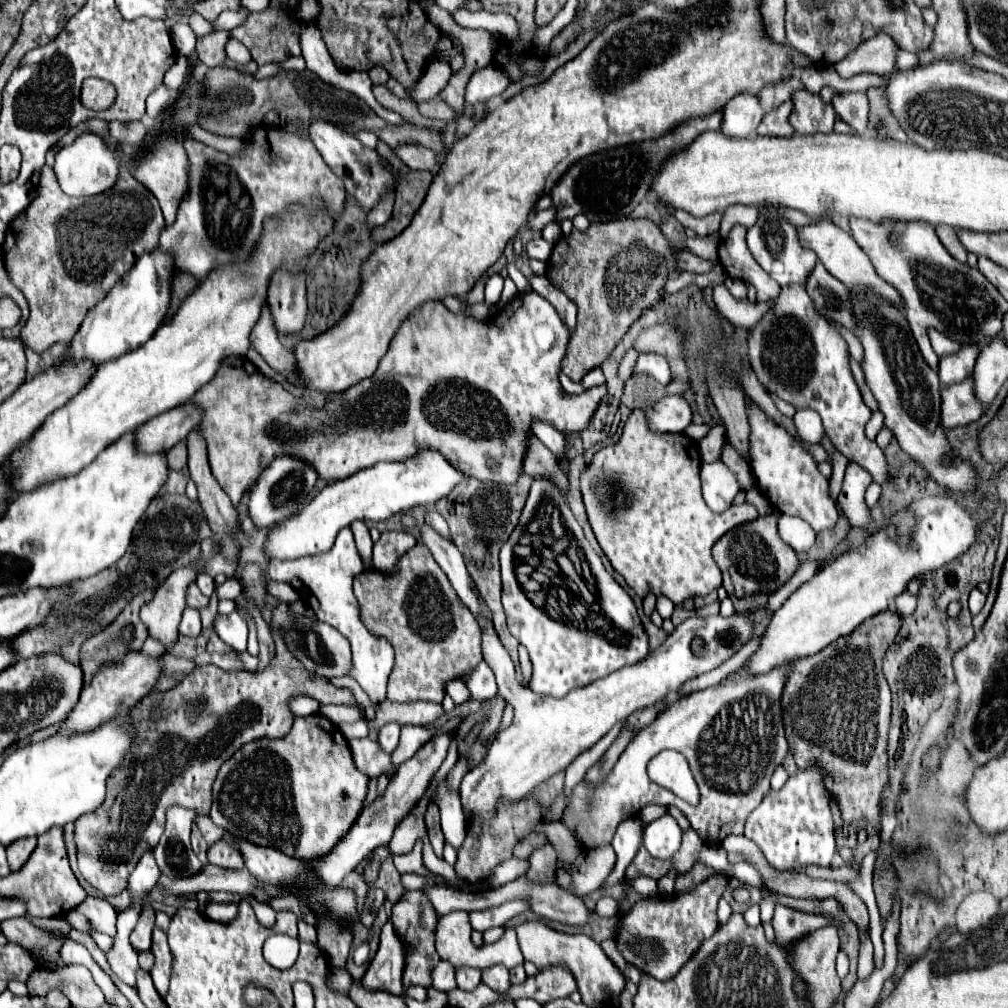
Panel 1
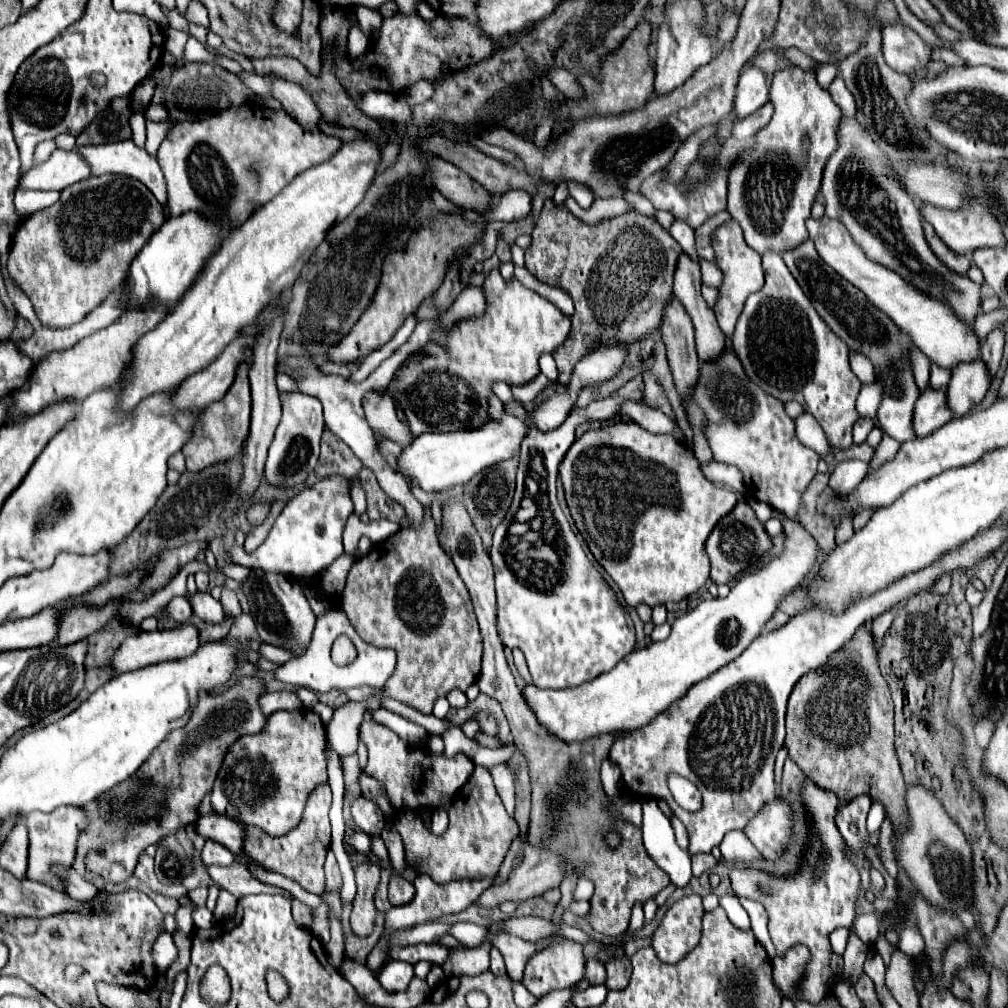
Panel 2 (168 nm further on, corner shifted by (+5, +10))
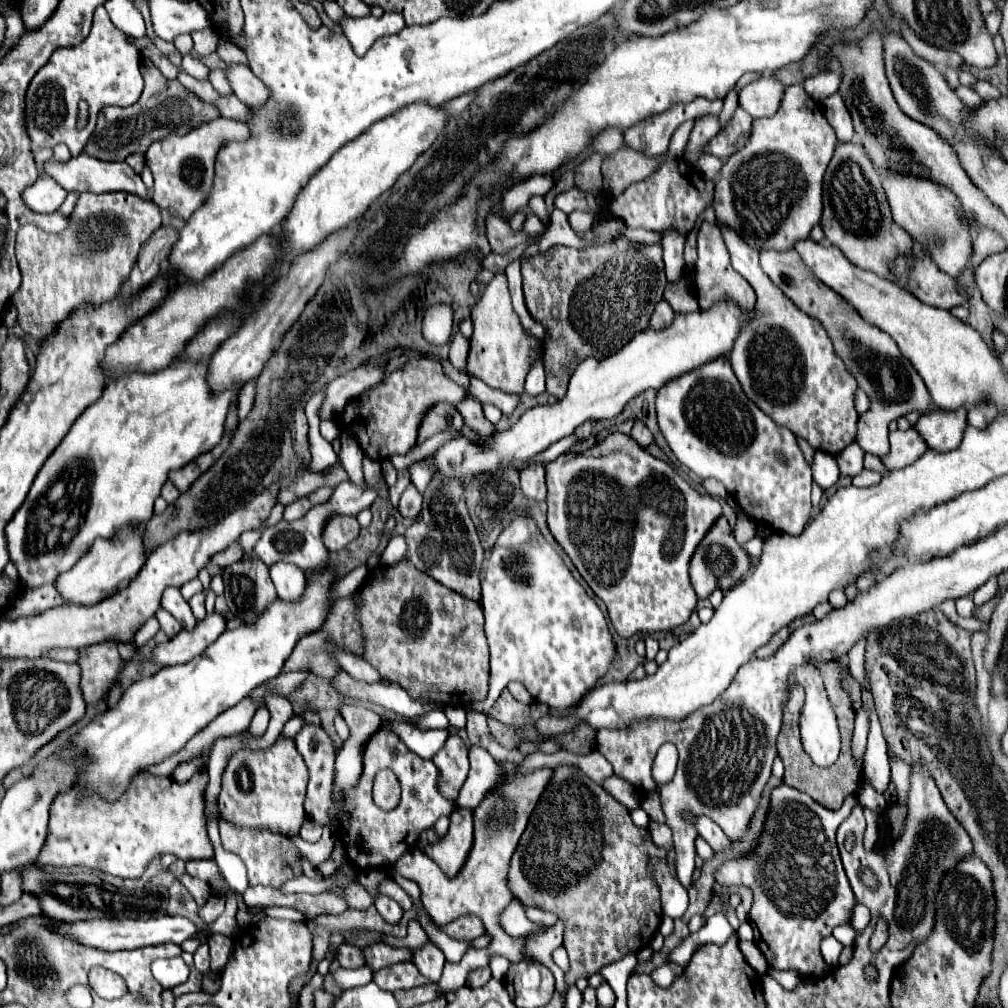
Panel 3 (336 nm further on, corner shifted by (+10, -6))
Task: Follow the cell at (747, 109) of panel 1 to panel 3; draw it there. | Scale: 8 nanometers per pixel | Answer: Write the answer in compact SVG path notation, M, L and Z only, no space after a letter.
M764 76L742 88L740 106L752 118L772 116L780 106L782 90L784 90L784 86L778 80L774 80L774 76Z

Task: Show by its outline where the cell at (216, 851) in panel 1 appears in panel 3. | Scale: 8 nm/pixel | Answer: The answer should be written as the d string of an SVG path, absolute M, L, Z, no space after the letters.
M190 860L190 862L186 862L186 872L208 884L216 882L216 884L222 884L224 888L228 888L228 884L214 860Z

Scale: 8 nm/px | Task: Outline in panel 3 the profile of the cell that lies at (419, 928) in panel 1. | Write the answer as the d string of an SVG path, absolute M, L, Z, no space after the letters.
M380 896L378 900L376 900L376 908L378 908L378 912L382 914L382 918L386 920L386 922L390 922L390 924L396 924L396 922L400 922L400 918L402 918L402 906L396 902L396 900L392 900L390 896Z

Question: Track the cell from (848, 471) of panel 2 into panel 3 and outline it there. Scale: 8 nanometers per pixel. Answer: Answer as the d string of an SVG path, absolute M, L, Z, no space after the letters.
M862 470L858 476L854 476L852 484L854 484L854 486L858 486L858 488L866 488L866 486L872 486L872 484L876 484L880 478L882 478L882 476L880 476L878 472Z

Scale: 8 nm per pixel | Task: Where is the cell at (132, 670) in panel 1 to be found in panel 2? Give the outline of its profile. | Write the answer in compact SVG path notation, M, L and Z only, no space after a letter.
M191 624L179 626L179 628L169 628L169 630L155 630L155 632L139 632L137 636L129 636L121 648L115 652L113 660L111 660L111 668L115 672L115 676L129 672L129 670L137 670L137 668L145 668L149 664L157 664L157 662L165 662L165 660L177 660L177 658L185 658L189 654L193 654L199 648L199 630Z

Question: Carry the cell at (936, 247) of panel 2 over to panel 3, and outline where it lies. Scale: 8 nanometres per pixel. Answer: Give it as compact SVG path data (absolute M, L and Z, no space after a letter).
M920 256L910 276L912 282L908 284L908 290L926 304L950 310L968 302L968 294L964 294L966 290L958 284L958 280L940 272L940 268L936 268L930 256Z

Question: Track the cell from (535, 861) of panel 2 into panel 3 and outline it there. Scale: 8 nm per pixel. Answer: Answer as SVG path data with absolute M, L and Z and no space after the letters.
M460 916L450 924L442 926L442 930L452 938L460 938L460 940L474 940L486 932L480 916Z

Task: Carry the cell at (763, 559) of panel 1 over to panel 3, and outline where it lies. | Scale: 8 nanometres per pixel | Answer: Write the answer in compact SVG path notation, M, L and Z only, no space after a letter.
M722 516L710 532L704 536L704 540L698 544L692 562L690 562L690 580L696 588L696 594L700 600L706 600L714 590L728 592L734 584L738 584L750 570L750 556L748 552L736 542L732 528L728 526L728 520Z

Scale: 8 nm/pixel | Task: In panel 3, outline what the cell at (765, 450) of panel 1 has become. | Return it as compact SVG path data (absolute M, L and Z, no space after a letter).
M726 356L710 360L664 384L656 396L658 426L676 454L698 478L716 478L758 524L800 534L810 520L812 470L788 428L770 420L744 394Z

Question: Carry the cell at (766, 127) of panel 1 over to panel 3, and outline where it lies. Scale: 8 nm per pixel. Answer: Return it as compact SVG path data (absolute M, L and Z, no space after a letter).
M738 108L732 122L724 128L724 132L718 132L718 136L714 136L708 142L704 152L710 152L720 158L730 158L748 142L750 132L752 132L752 116L748 116L742 108Z

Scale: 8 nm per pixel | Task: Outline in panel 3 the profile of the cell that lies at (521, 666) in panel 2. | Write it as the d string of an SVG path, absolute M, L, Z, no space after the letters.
M510 682L510 684L508 684L508 690L510 690L512 696L514 696L518 702L522 702L522 704L532 704L532 702L534 702L532 696L528 694L528 690L526 690L522 684L518 684L518 682Z

